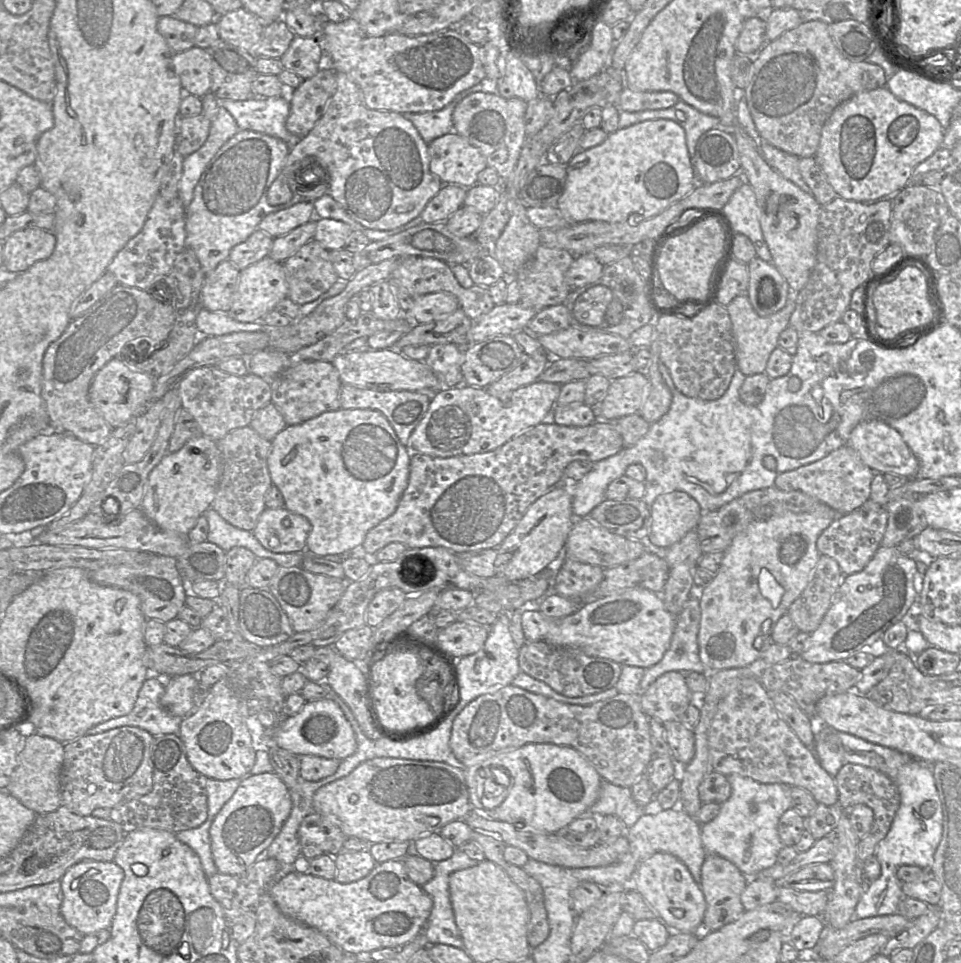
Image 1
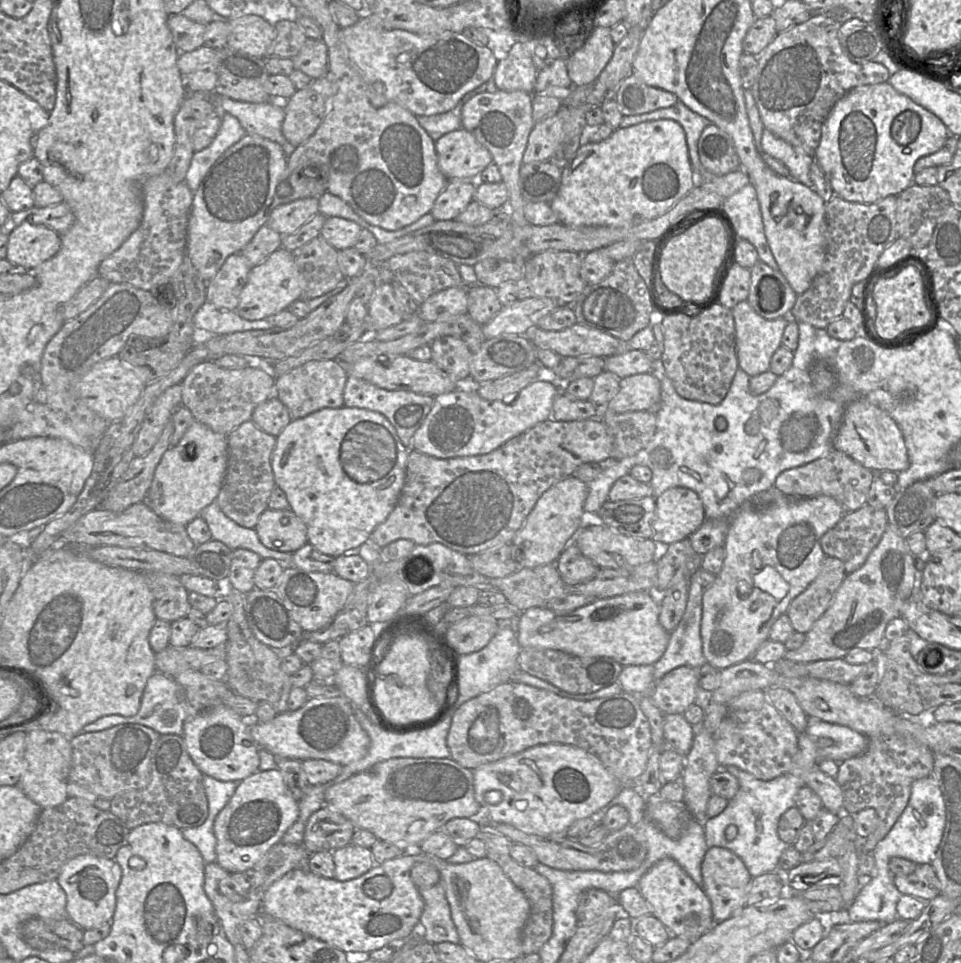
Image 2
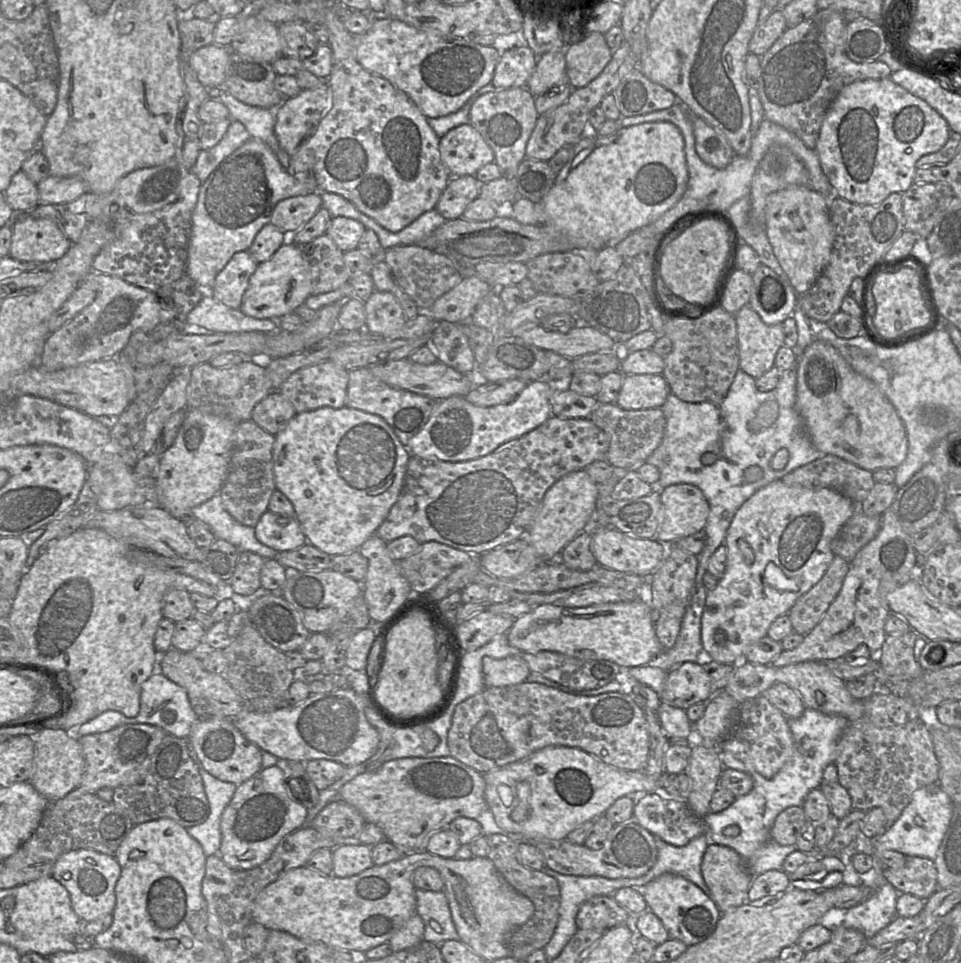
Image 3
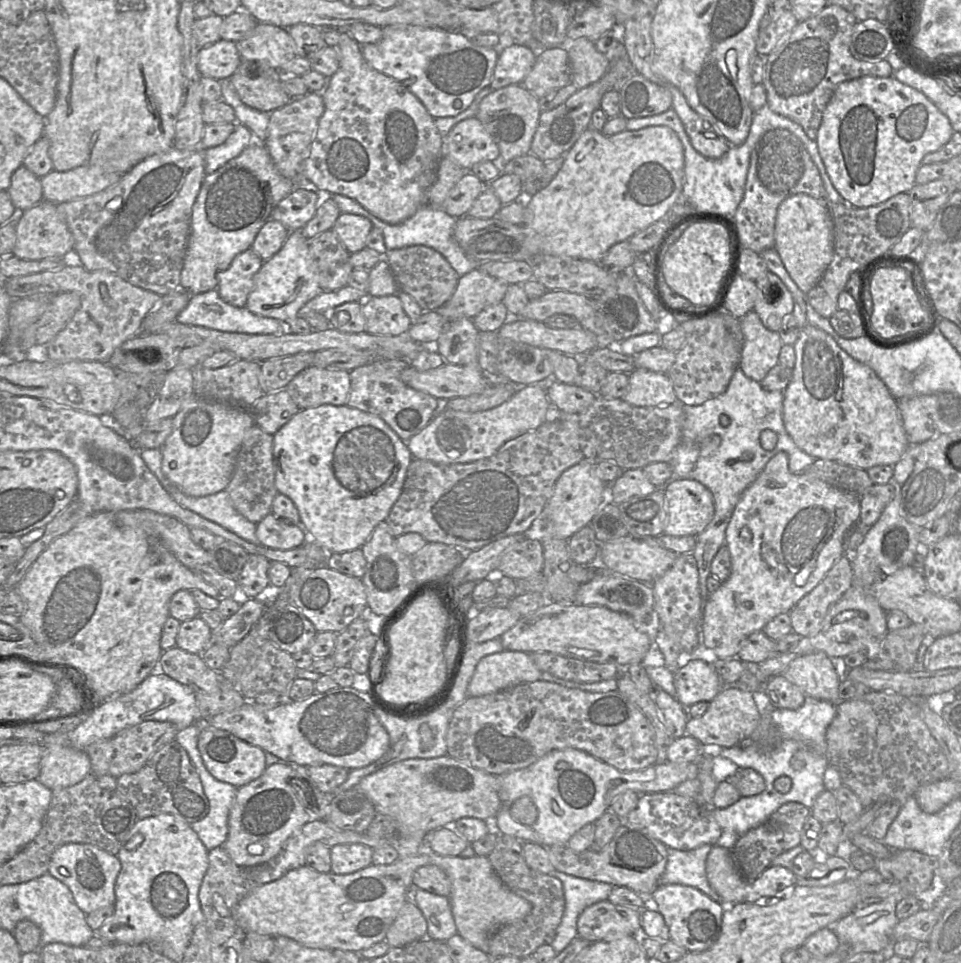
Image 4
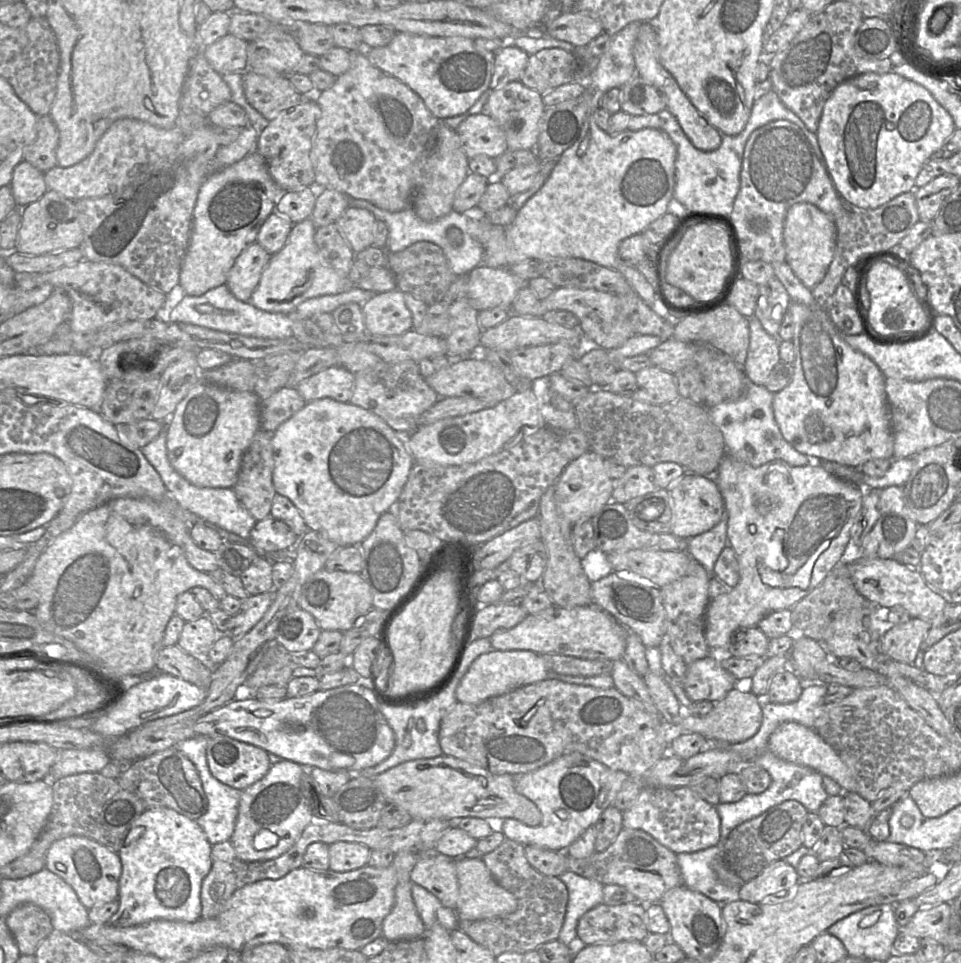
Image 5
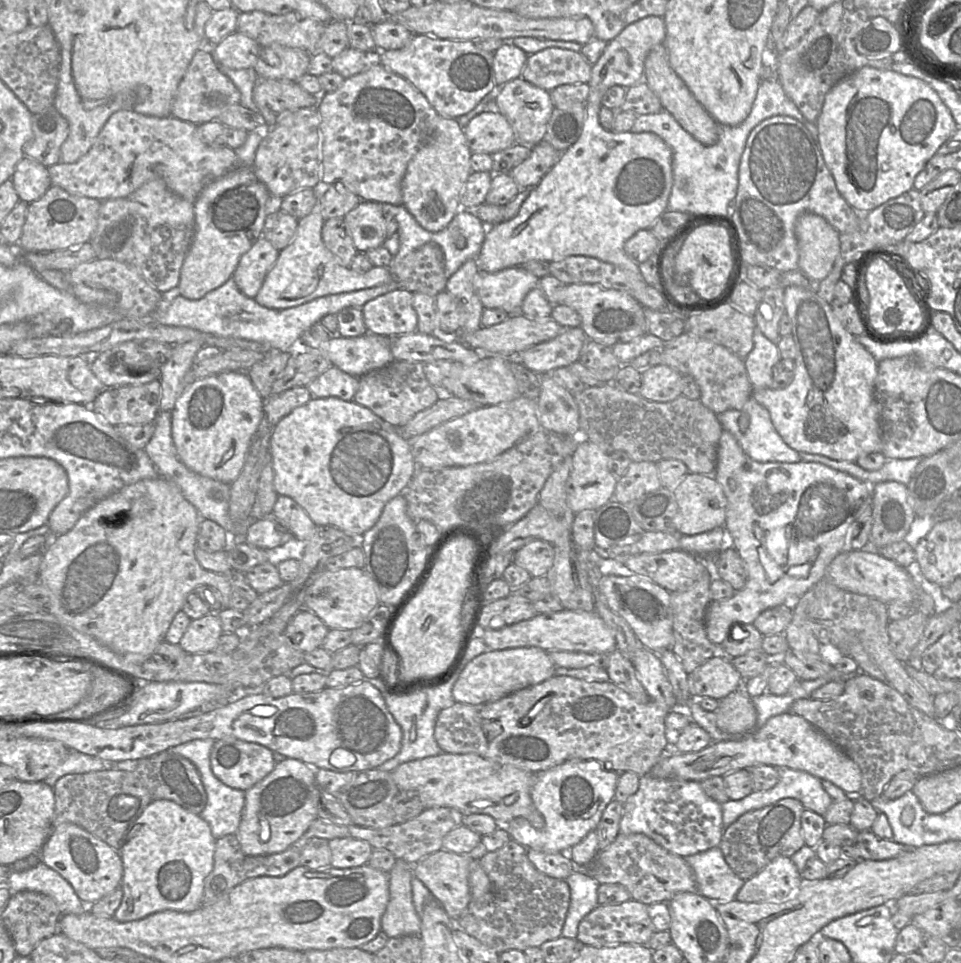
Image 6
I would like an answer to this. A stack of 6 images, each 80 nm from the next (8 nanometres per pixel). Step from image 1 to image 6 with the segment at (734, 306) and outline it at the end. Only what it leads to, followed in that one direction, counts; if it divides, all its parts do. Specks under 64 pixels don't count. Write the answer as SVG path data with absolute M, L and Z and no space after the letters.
M756 326L753 349L745 359L749 380L754 388L770 388L772 369L781 359L777 342L770 341Z

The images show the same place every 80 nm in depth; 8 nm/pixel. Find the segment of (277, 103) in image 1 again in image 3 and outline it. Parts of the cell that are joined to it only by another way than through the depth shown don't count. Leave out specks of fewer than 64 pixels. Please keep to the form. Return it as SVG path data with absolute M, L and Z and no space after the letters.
M219 91L217 99L228 108L229 118L241 122L251 138L260 140L268 145L281 165L285 169L289 167L291 156L280 147L274 133L274 110L247 105L226 92Z

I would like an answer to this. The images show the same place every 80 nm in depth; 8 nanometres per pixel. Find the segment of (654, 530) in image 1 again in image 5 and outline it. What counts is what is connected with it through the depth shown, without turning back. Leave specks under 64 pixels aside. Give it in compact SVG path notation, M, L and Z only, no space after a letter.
M686 472L669 488L669 493L672 510L671 533L676 536L692 538L713 528L724 516L724 500L712 476Z

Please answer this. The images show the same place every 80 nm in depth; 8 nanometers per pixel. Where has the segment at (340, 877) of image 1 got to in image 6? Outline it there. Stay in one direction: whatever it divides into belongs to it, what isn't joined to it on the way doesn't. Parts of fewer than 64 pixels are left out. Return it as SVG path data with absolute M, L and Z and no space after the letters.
M334 838L329 840L331 866L334 868L353 868L368 864L373 847L364 840L356 838Z

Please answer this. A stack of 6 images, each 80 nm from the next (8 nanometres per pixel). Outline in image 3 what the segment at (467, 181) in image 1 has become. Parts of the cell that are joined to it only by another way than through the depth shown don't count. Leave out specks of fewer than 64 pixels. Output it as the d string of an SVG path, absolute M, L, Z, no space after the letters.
M470 123L452 128L441 137L439 151L442 161L452 177L475 175L481 167L495 160L492 148Z

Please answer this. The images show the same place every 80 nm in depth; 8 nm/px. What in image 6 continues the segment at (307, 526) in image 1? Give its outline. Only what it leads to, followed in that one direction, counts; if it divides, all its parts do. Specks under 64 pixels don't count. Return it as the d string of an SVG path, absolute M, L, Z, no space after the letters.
M264 517L251 520L242 540L257 548L273 549L292 538L293 535L289 531L281 531L277 528L277 521L273 517Z

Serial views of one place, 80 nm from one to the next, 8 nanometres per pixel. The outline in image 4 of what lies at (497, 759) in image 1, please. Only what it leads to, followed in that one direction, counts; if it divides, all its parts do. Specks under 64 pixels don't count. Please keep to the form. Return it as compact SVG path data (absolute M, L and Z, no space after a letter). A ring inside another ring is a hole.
M555 750L529 767L497 775L500 787L499 798L502 802L501 809L496 815L497 832L514 837L521 842L531 842L543 847L566 845L570 838L582 827L588 824L594 824L607 810L610 810L613 802L623 793L633 791L641 795L673 791L680 783L695 779L697 776L697 762L677 764L663 761L655 763L653 766L644 770L619 771L581 750ZM523 796L532 799L538 810L538 819L532 825L523 825L515 821L509 812L513 802Z

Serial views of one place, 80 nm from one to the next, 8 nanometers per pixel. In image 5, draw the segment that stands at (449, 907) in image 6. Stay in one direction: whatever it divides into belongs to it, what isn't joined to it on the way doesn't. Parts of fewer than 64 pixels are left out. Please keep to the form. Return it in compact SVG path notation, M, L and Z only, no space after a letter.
M439 853L420 855L410 879L435 895L444 906L456 909L459 884L455 858Z

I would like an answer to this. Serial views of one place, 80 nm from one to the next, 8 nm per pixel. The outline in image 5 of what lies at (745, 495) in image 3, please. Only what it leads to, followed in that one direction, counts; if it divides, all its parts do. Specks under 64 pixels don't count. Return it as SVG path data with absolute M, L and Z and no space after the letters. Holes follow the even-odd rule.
M747 378L747 394L743 399L726 401L707 408L710 419L724 436L725 453L753 467L773 460L783 460L794 467L810 464L810 458L798 452L783 437L774 417L773 398L774 393L768 391L764 385L754 384ZM724 507L724 516L710 530L688 539L687 553L713 575L714 565L721 551L728 545L728 520Z

